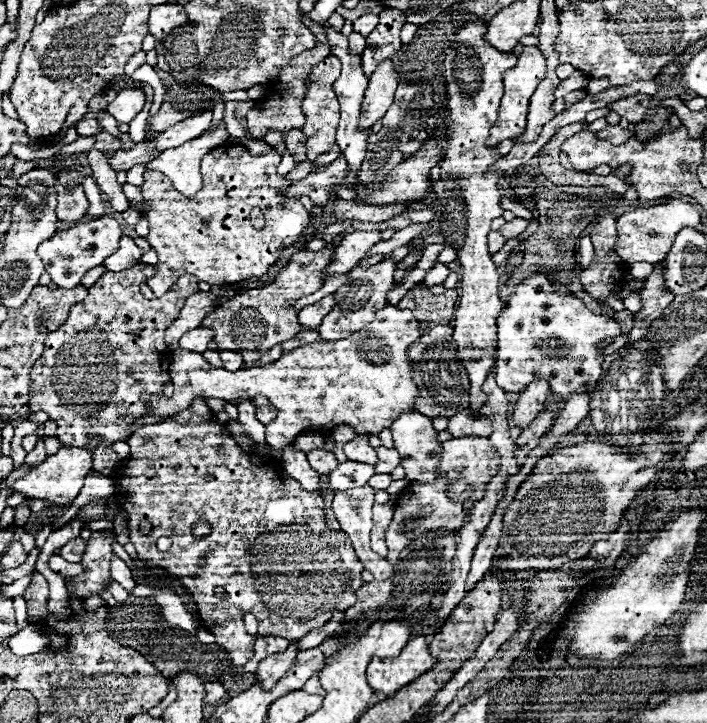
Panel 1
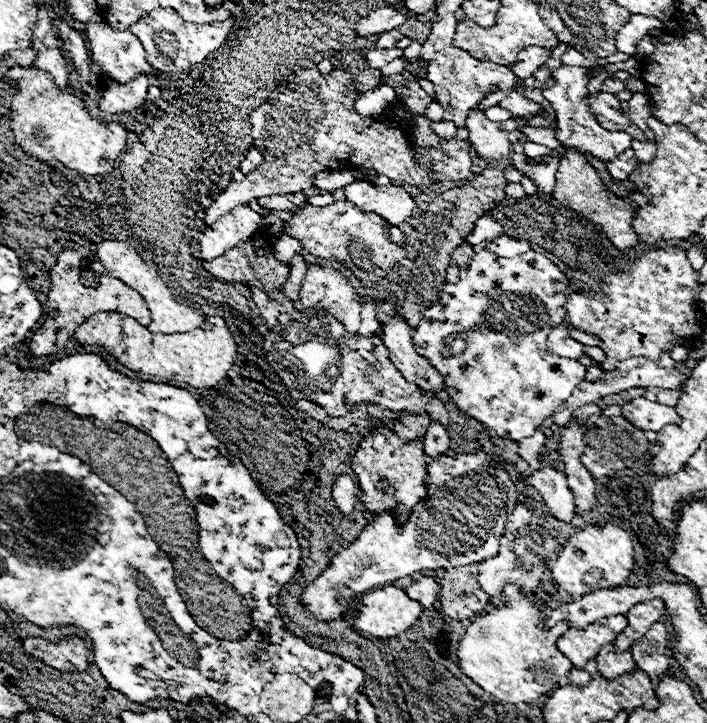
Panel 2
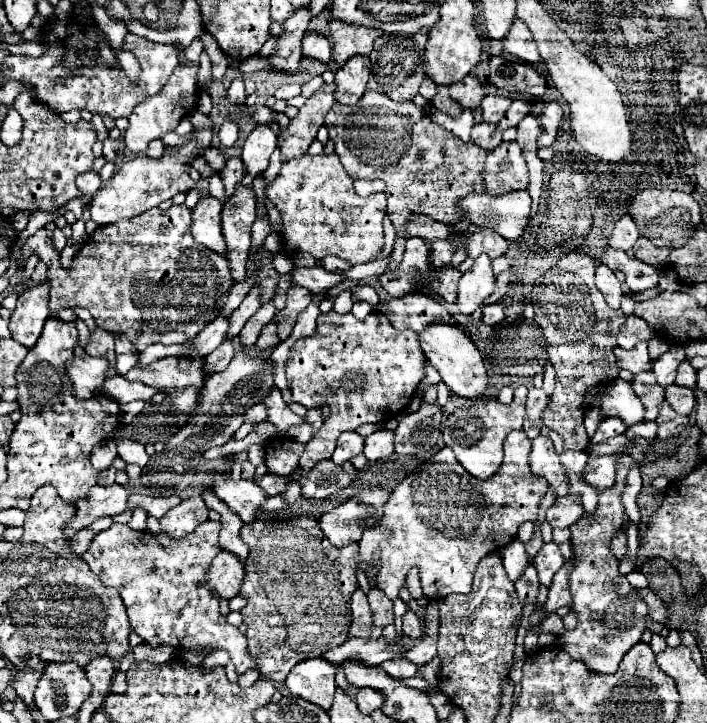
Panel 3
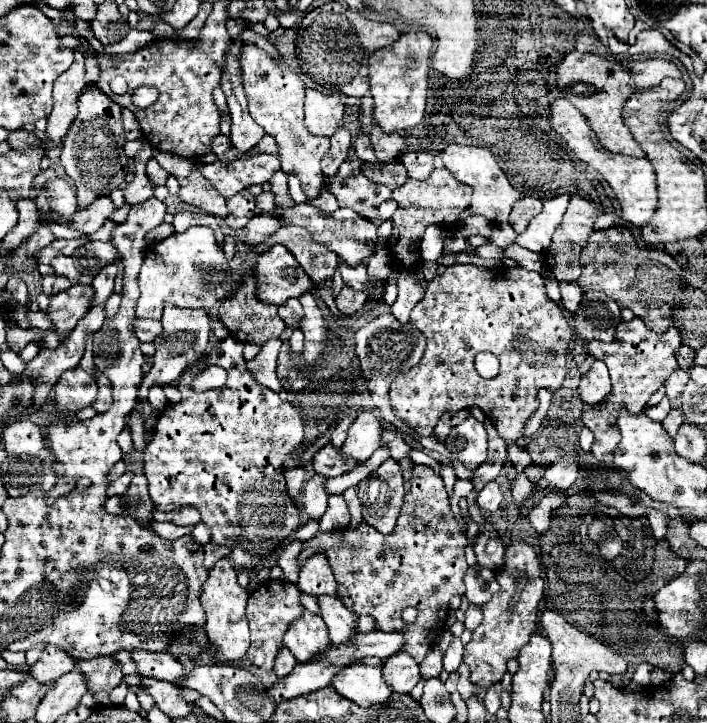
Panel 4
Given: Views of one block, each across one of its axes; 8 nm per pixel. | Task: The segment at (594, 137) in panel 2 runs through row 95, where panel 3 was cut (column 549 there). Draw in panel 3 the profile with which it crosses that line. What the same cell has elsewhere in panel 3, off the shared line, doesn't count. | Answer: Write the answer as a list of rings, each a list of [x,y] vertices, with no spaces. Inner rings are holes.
[[[554,542],[544,544],[538,552],[538,556],[532,560],[532,566],[538,570],[538,578],[540,578],[542,586],[552,584],[552,578],[560,570],[562,564],[564,564],[564,556],[560,554],[560,550]]]

